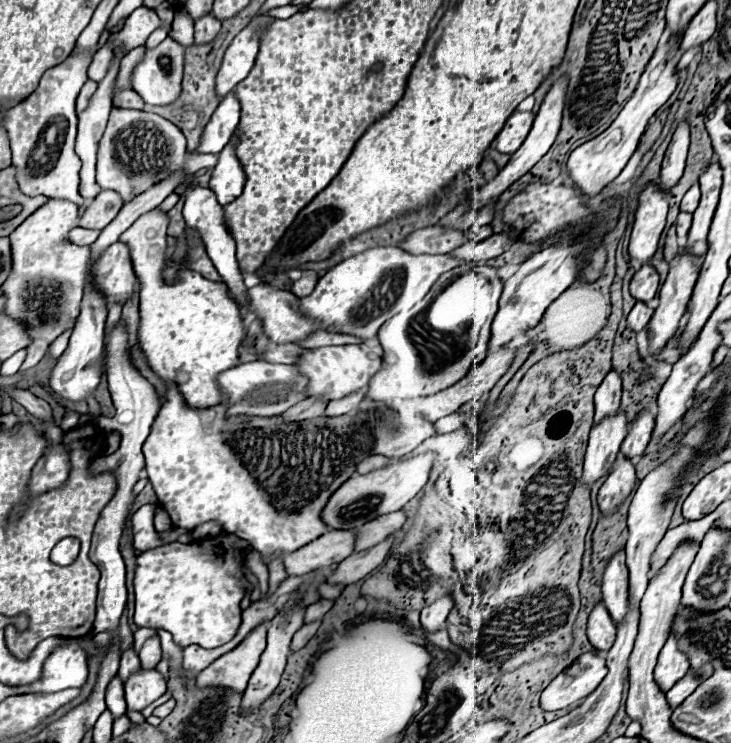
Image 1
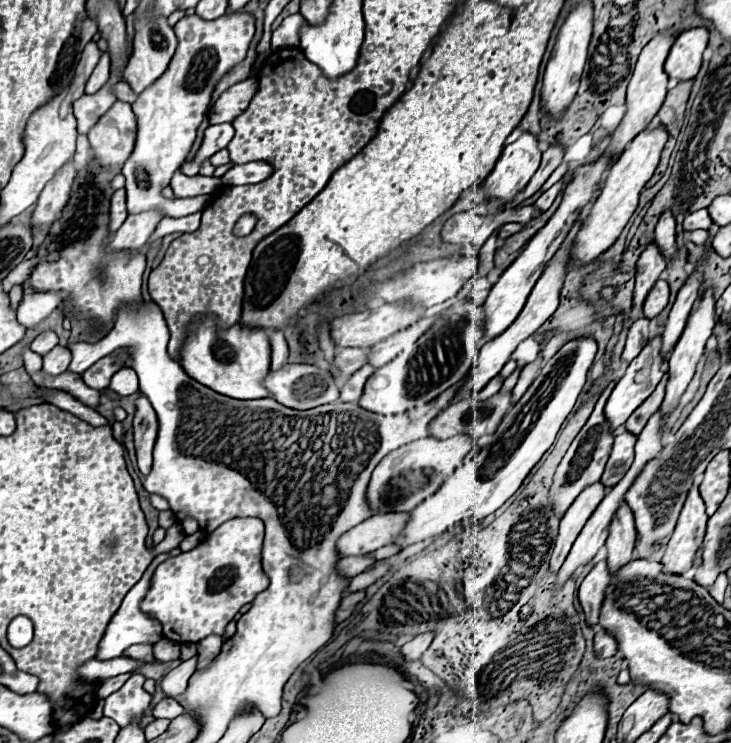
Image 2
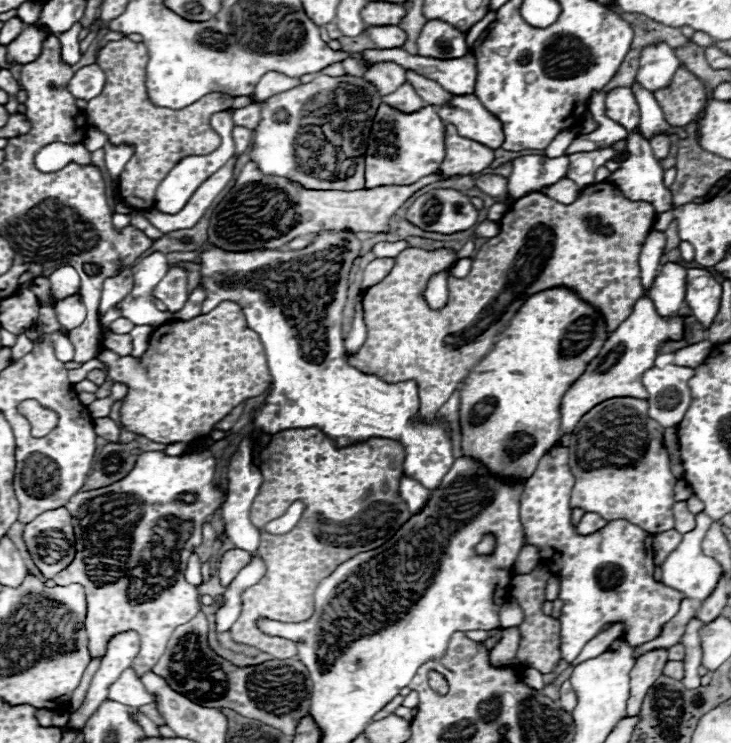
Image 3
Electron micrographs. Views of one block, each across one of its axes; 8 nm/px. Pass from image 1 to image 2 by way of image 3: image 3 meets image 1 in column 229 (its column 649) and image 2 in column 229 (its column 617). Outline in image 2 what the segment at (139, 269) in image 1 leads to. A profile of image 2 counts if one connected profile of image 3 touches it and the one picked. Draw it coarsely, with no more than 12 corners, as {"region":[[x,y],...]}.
{"region":[[196,318],[188,376],[236,400],[270,398],[264,330]]}

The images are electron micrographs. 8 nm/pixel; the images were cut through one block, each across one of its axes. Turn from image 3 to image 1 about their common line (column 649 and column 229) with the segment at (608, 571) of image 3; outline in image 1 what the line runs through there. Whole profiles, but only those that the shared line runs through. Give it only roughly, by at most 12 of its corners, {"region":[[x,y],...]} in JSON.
{"region":[[220,532],[142,552],[134,622],[218,648],[254,584]]}

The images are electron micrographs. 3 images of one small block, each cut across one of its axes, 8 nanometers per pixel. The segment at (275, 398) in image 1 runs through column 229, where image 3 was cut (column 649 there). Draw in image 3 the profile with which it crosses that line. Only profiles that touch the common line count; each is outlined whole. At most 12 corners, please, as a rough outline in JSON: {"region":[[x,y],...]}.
{"region":[[668,364],[642,376],[648,416],[676,428],[690,408],[694,368]]}

